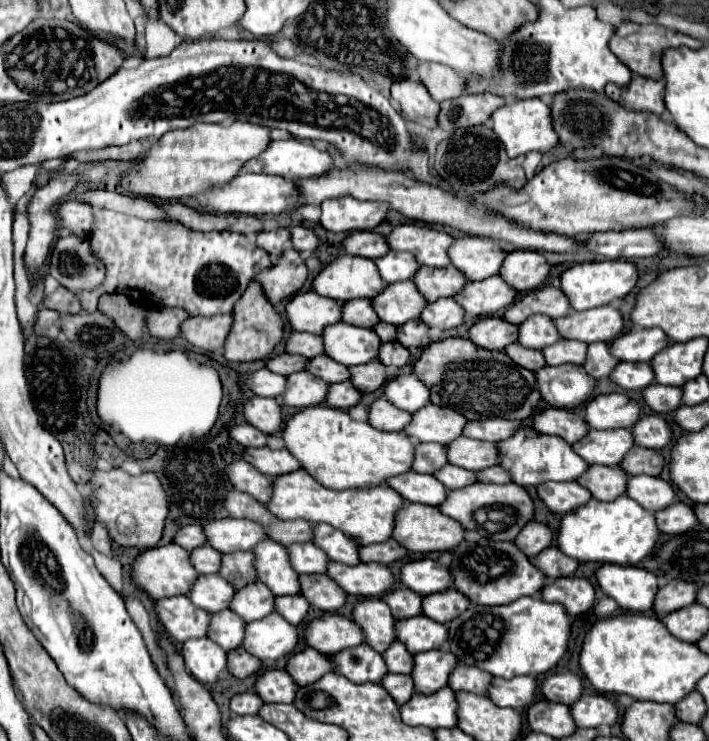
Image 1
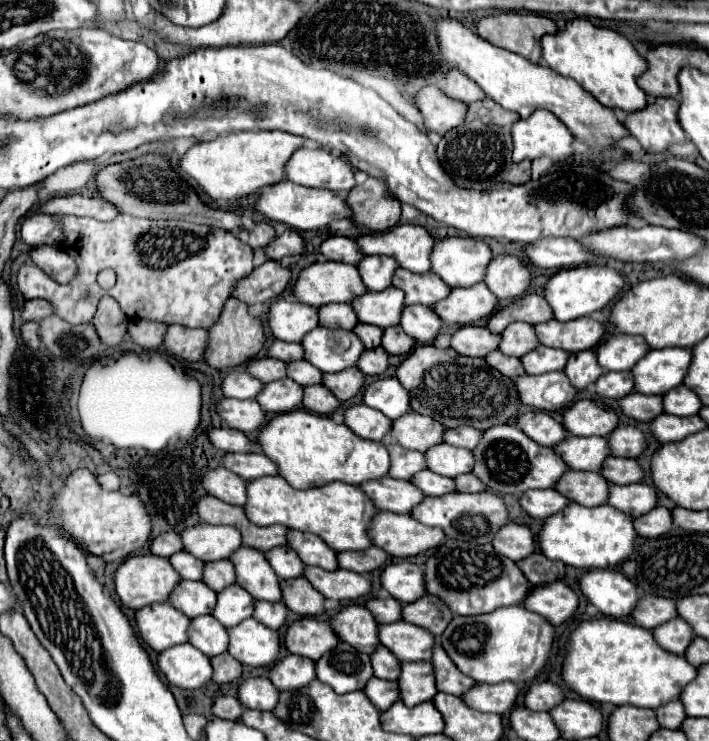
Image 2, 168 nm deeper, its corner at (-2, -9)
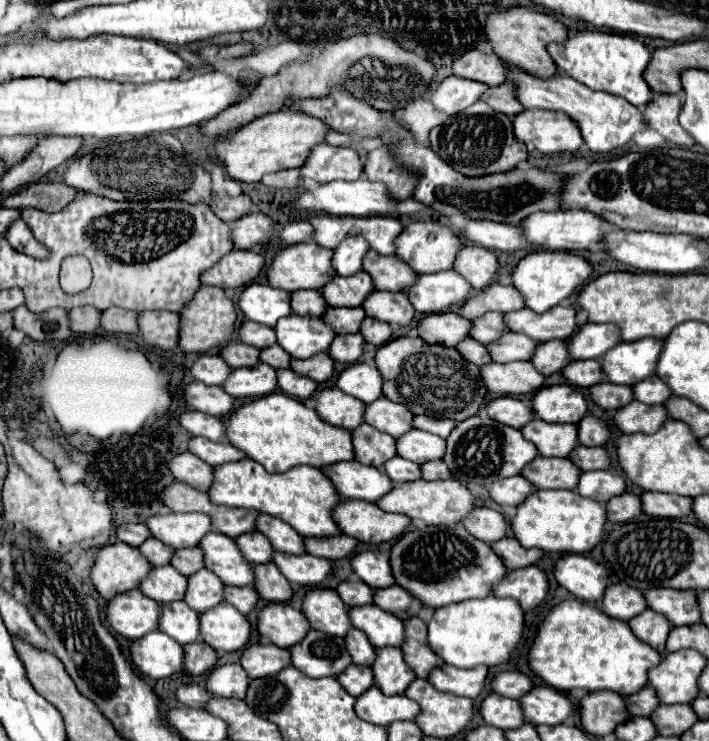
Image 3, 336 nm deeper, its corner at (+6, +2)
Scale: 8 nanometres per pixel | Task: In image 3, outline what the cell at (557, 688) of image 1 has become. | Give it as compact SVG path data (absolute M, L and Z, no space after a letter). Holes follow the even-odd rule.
M518 671L496 673L492 677L490 685L492 685L492 693L498 693L498 695L510 697L510 699L520 699L524 693L528 693L532 689L530 677L524 673L518 673Z

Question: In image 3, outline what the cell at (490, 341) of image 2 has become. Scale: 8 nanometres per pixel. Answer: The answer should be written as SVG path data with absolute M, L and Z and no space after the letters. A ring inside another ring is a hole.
M432 313L418 321L418 335L420 339L428 341L428 345L438 343L454 347L466 337L470 325L472 323L458 313Z

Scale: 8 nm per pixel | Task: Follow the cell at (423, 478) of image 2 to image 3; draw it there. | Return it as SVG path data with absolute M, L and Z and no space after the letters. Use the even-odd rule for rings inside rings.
M392 457L392 461L386 461L384 473L394 481L394 483L404 483L404 481L416 481L420 479L420 465L402 459L402 457Z

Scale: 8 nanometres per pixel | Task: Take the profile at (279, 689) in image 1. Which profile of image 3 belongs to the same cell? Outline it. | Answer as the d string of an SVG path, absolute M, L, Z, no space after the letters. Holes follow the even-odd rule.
M238 663L218 665L206 677L206 689L214 697L244 699L248 683L250 683L250 679Z

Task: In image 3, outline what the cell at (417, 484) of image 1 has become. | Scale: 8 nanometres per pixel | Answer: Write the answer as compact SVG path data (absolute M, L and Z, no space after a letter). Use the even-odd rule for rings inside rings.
M344 461L344 465L332 465L322 469L322 473L332 479L334 489L342 499L362 499L374 503L392 489L392 481L384 475L384 471L358 461Z

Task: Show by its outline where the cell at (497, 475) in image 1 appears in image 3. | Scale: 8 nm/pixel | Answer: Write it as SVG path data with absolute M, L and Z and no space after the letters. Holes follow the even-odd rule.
M426 461L422 465L422 479L432 481L432 479L448 479L450 471L444 461Z

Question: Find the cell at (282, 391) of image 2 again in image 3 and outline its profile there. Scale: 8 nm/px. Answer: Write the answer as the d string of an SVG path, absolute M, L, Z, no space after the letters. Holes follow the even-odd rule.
M264 363L254 365L252 369L232 369L228 381L220 387L236 399L270 395L276 391L276 371Z

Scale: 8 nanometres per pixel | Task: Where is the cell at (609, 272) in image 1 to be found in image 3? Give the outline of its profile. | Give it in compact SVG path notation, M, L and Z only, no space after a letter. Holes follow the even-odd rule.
M532 251L514 267L512 287L516 287L524 297L524 307L532 309L534 313L544 313L570 295L578 293L590 281L590 273L592 267L580 255L572 255L566 251Z

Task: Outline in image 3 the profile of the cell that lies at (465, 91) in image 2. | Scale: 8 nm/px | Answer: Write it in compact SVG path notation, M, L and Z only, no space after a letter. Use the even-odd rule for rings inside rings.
M472 49L458 57L452 63L452 71L458 77L480 81L490 87L504 83L504 61L496 53L486 53L480 49Z

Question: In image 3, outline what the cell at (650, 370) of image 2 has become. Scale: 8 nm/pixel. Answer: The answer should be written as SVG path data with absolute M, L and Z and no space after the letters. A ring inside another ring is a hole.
M654 337L620 343L612 347L600 359L600 367L610 383L634 385L650 375L656 369L656 357L660 357L660 343Z

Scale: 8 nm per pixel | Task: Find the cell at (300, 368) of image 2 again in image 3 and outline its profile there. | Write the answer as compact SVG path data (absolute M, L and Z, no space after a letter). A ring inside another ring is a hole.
M270 345L270 347L262 349L260 361L274 367L274 369L288 369L290 367L290 355L284 349L280 349L280 345Z

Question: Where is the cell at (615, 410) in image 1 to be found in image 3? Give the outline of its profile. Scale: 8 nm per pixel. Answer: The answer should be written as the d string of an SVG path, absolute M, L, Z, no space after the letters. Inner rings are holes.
M550 385L534 393L532 411L548 423L578 423L588 413L588 405L578 389L570 385Z

